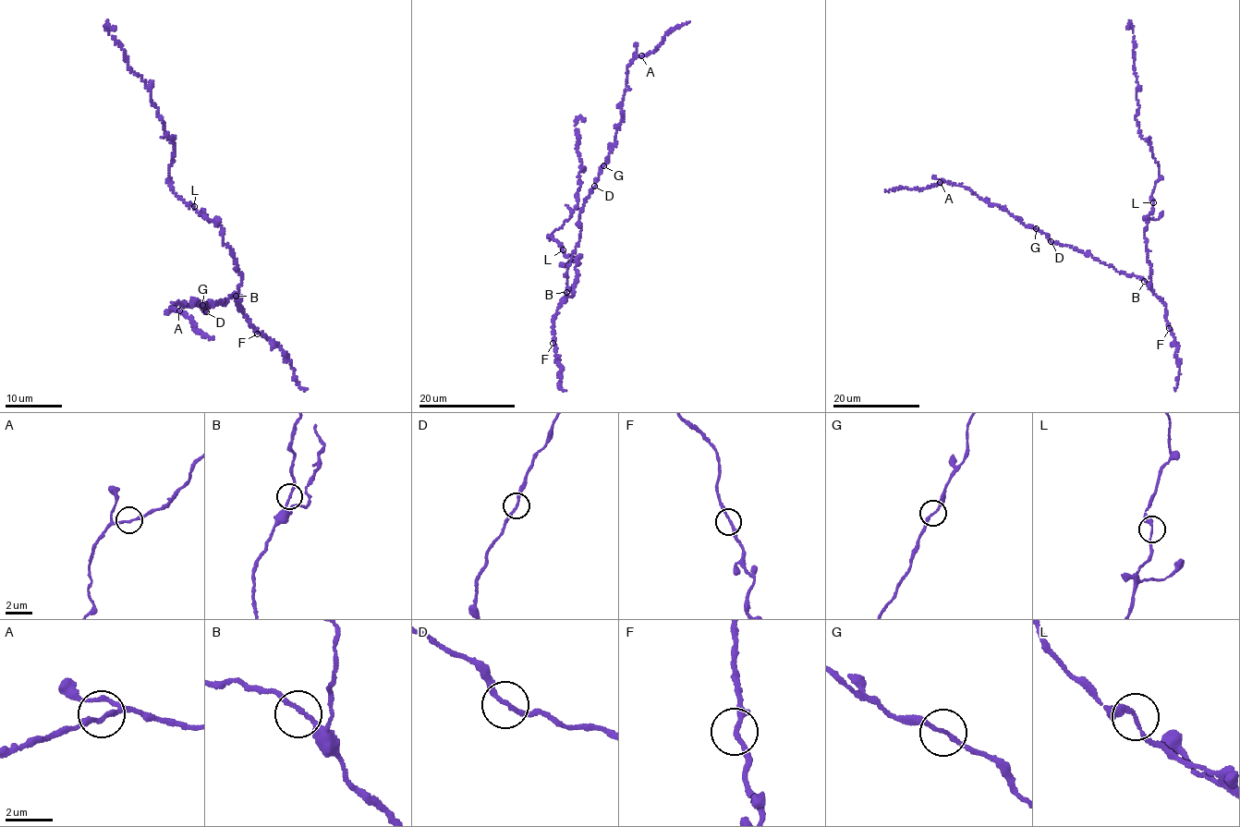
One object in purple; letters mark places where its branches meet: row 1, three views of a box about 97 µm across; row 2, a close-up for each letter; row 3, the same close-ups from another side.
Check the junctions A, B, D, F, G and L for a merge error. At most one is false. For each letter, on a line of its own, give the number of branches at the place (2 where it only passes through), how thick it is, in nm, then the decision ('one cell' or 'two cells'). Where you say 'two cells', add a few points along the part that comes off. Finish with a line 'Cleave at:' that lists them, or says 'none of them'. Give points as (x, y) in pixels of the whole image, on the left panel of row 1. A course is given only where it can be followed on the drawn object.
A: branches 2; calibre 180 nm; one cell
B: branches 2; calibre 190 nm; one cell
D: branches 2; calibre 200 nm; one cell
F: branches 2; calibre 190 nm; one cell
G: branches 2; calibre 180 nm; one cell
L: branches 2; calibre 220 nm; one cell
Cleave at: none of them

